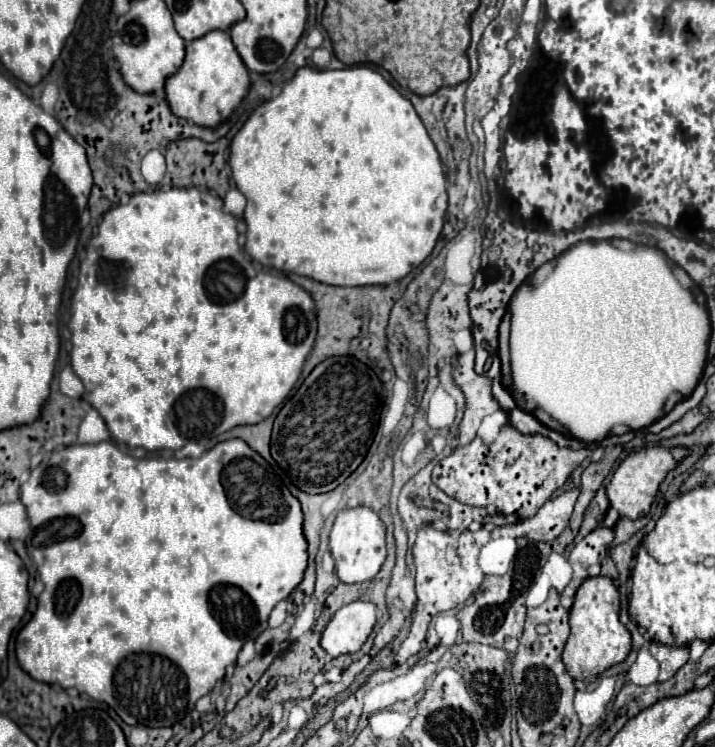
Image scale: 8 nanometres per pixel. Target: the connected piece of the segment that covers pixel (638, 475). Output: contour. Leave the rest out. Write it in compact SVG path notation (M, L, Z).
M645 447L641 451L629 453L613 473L613 479L607 487L607 497L611 501L611 507L617 509L621 517L623 515L627 515L629 519L643 517L645 513L649 513L651 503L655 501L655 495L665 475L675 467L677 467L677 461L673 459L671 451L665 447Z

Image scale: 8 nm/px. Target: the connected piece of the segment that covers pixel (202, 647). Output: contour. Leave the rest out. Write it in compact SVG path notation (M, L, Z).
M243 439L217 443L199 459L181 461L135 459L117 449L113 441L101 441L95 445L71 445L53 451L47 463L31 469L29 479L21 485L21 503L27 507L27 517L33 525L27 549L37 563L37 571L41 581L45 583L45 589L37 599L39 607L33 619L17 635L15 645L19 665L35 681L59 683L63 689L75 687L79 693L87 693L91 699L107 703L127 725L171 727L177 723L177 719L191 713L197 699L207 695L213 685L225 677L225 669L229 665L235 665L243 643L247 639L255 639L261 633L261 619L265 619L267 623L273 607L291 595L291 591L303 581L307 569L309 553L307 537L303 533L301 503L295 495L291 495L289 489L285 489L283 481L275 477L267 461Z

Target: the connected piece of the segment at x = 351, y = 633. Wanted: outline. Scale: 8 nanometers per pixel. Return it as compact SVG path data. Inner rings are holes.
M353 601L333 615L333 619L323 631L321 647L331 657L355 653L369 639L375 625L377 607L369 601Z

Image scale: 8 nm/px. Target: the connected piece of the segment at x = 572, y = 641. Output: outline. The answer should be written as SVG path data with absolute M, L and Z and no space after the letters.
M603 575L587 577L583 585L577 589L575 603L569 611L571 635L563 651L563 663L573 679L597 677L605 669L627 659L631 651L631 633L619 621L619 609L621 609L619 591L609 577Z

